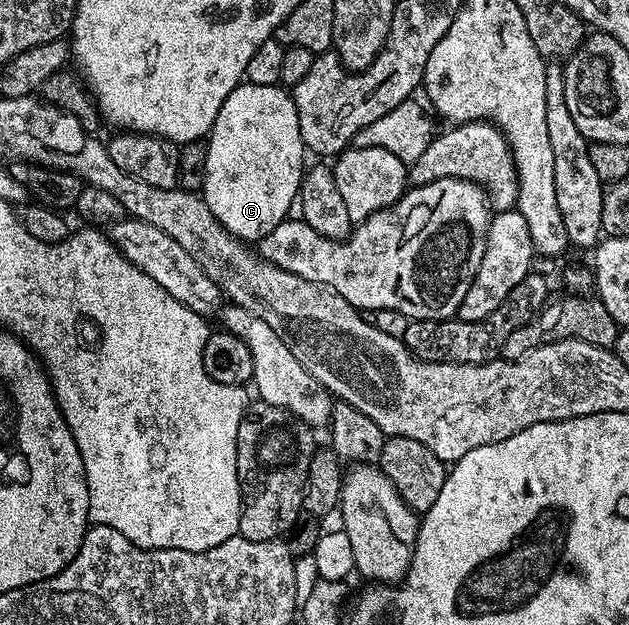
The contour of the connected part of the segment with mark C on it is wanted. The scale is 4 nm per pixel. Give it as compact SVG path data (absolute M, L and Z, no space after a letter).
M249 83L237 85L232 91L232 95L228 95L228 99L224 99L224 107L220 107L220 115L216 115L216 123L209 131L208 144L206 146L206 174L204 175L204 183L202 184L200 195L205 199L208 211L212 211L212 215L216 215L218 222L233 237L239 237L240 240L247 243L257 243L261 241L264 235L268 235L273 231L280 222L287 220L291 216L290 208L293 205L295 208L298 201L298 188L302 186L304 172L302 160L305 157L308 157L308 150L300 135L300 119L296 115L293 96L285 88L278 85L251 85Z

